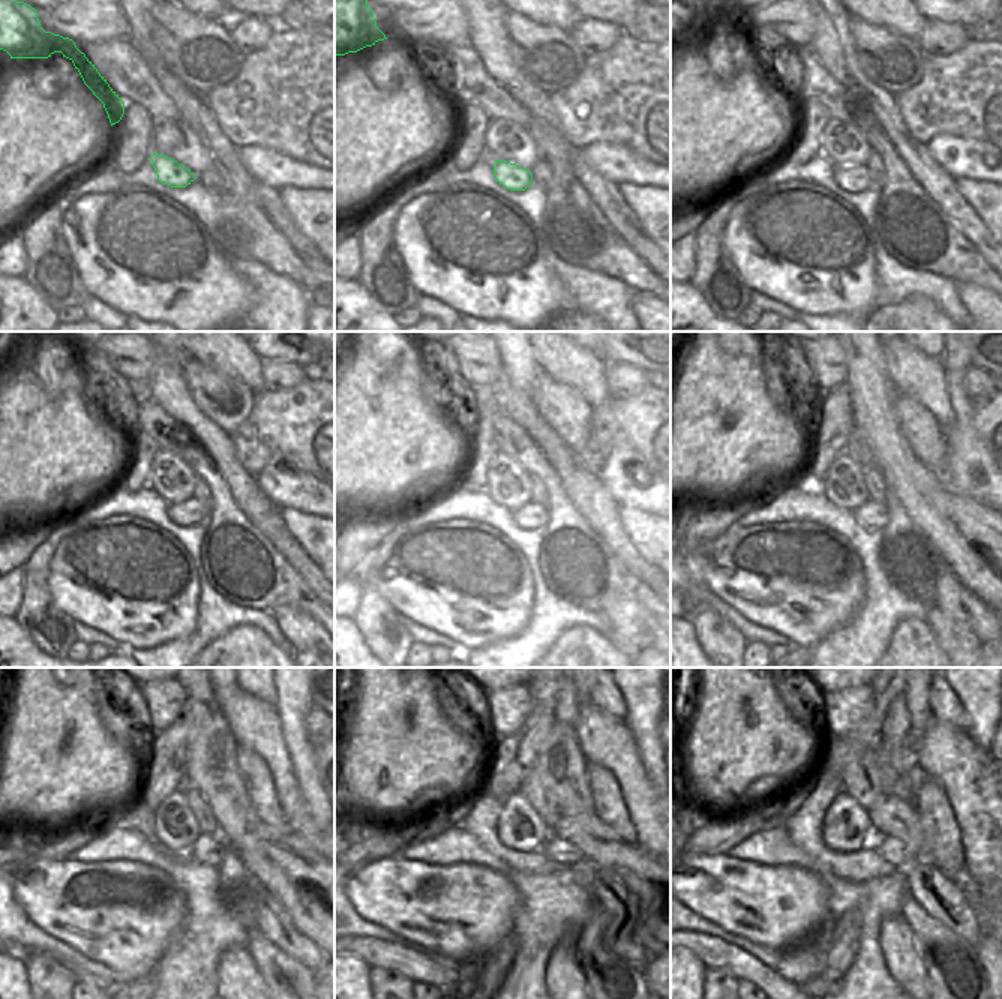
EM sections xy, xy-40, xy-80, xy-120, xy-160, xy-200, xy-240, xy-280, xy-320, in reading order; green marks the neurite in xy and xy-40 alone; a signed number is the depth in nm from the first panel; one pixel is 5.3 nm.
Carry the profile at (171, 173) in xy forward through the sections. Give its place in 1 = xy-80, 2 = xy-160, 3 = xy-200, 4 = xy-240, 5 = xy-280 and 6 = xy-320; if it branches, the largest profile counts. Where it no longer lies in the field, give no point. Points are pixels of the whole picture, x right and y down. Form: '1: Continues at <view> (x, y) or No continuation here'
1: Continues at xy-80 (854, 179)
2: Continues at xy-160 (531, 516)
3: Continues at xy-200 (872, 515)
4: Continues at xy-240 (206, 849)
5: Continues at xy-280 (561, 852)
6: Continues at xy-320 (897, 852)

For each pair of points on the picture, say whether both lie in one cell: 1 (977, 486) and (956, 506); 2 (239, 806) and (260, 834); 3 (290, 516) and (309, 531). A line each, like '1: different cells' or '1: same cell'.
1: different cells
2: different cells
3: same cell

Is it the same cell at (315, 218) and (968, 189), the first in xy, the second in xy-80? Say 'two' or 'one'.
one

